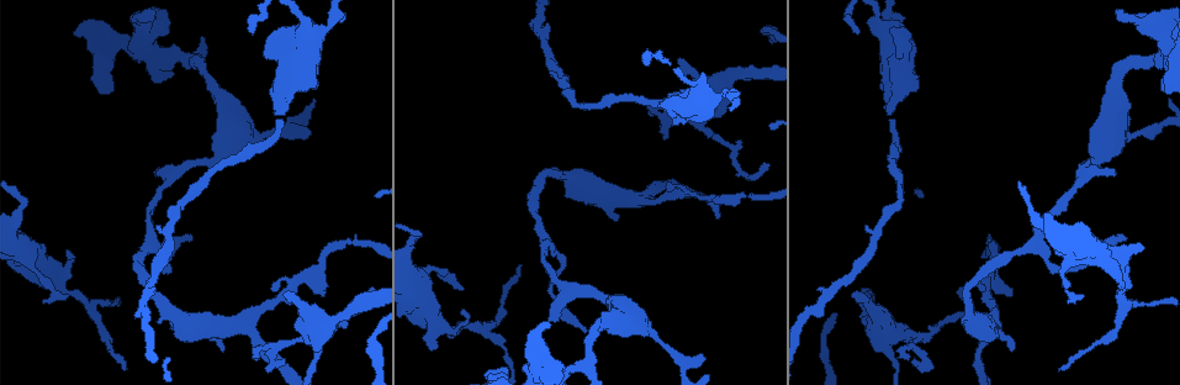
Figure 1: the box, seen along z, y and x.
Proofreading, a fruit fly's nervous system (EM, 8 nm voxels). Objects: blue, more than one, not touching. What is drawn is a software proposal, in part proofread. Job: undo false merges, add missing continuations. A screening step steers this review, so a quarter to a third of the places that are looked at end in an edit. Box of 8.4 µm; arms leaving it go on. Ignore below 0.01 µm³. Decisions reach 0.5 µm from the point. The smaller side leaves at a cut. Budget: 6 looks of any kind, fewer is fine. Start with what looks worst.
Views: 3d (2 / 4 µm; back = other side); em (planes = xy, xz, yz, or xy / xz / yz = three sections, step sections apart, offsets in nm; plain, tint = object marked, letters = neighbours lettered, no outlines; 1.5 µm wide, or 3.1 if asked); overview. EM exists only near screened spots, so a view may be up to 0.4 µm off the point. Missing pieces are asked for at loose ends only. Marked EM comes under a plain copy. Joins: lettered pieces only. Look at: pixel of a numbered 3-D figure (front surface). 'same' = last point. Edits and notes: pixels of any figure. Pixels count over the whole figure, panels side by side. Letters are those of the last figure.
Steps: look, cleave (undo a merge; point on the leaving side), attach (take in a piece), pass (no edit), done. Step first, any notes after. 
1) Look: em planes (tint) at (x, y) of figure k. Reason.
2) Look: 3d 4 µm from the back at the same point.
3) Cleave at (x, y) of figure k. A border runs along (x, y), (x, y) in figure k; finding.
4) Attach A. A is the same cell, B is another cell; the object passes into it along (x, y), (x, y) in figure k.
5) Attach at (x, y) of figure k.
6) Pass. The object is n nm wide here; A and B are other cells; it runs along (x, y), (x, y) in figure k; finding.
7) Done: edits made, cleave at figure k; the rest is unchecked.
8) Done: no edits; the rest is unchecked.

Look: em planes (letters) at (1139, 245) of figure 1. Branch stops here.

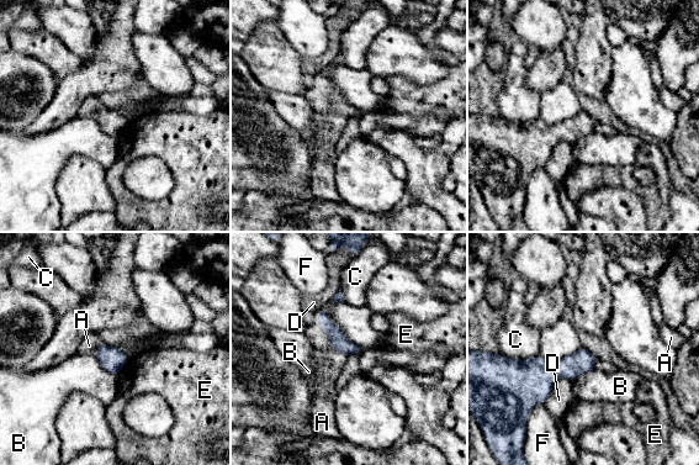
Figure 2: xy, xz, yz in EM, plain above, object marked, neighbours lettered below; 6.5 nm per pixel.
Attach A. The longest contact is with C, 280 nm; A is the same cell, B, C, D, E and F are other cells; the object passes into it along (337, 339), (337, 349), (332, 362) in figure 2; the neuron continues.

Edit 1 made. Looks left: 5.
Look: overview.

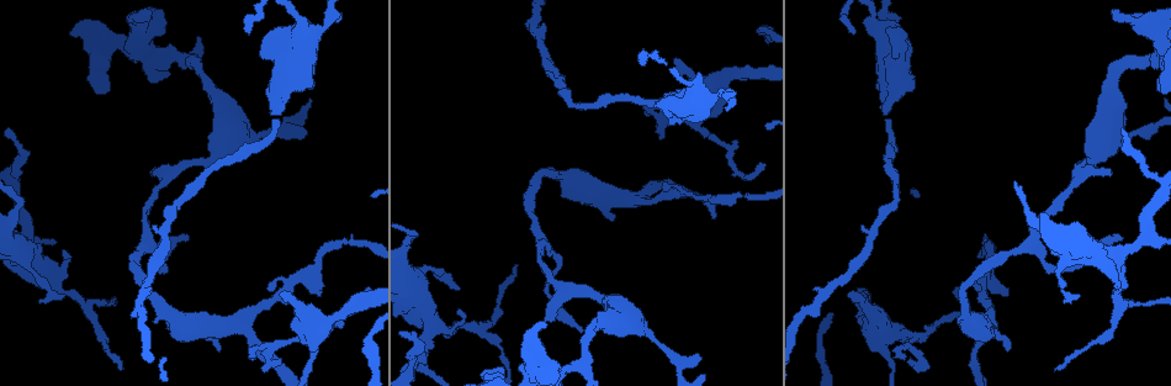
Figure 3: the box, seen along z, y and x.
Look: em planes (letters) at (1034, 236) of figure 3. Side arm on a straight run.

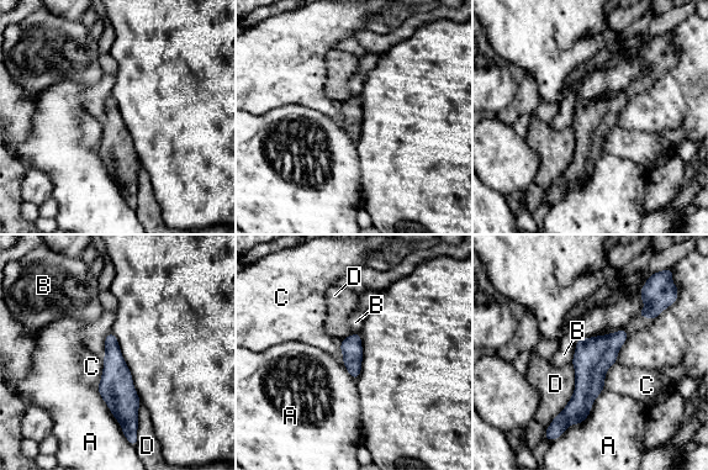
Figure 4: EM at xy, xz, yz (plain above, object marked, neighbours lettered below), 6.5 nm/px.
Pass. The object is 140 nm wide here; A, B, C and D are other cells; all the same neuron.

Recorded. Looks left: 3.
Look: 3d 4 µm at (1152, 131) of figure 3. An open end.

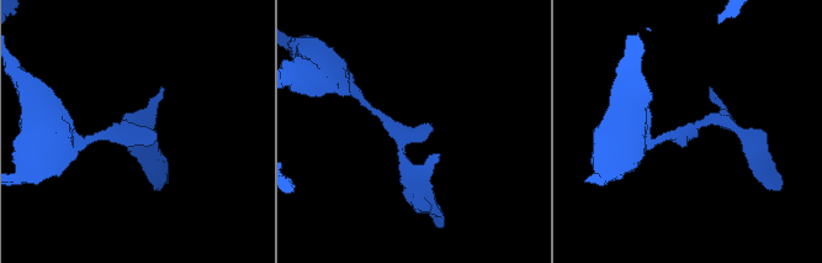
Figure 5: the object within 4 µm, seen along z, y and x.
Look: em xz step 8 (letters) at (429, 131) of figure 5.

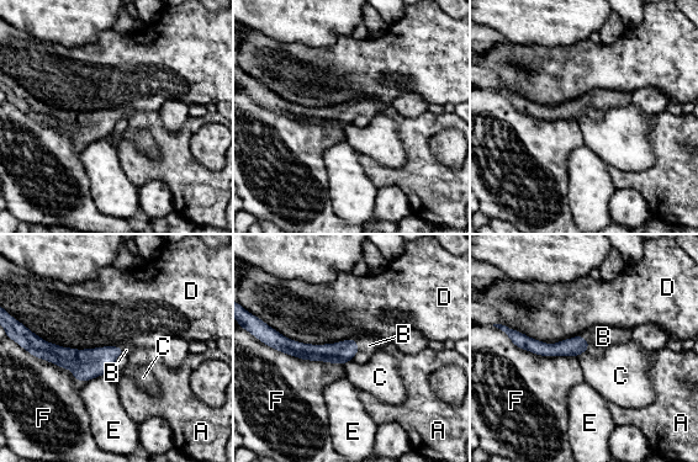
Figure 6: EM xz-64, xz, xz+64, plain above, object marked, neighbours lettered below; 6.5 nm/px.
Look: em yz step 8 (letters) at the same point.

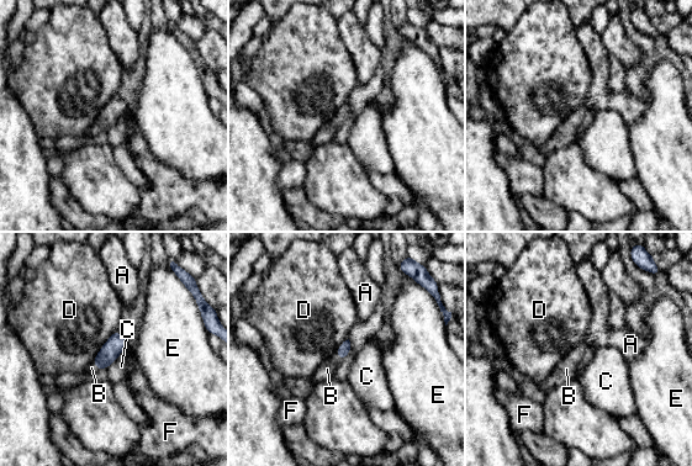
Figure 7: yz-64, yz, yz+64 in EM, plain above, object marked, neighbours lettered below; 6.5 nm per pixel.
Attach B. B is the same cell, A, C, D, E and F are other cells; it goes on there.

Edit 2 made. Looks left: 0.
Done: edits made, attach at figure 2, attach at figure 7; the rest is unchecked.

